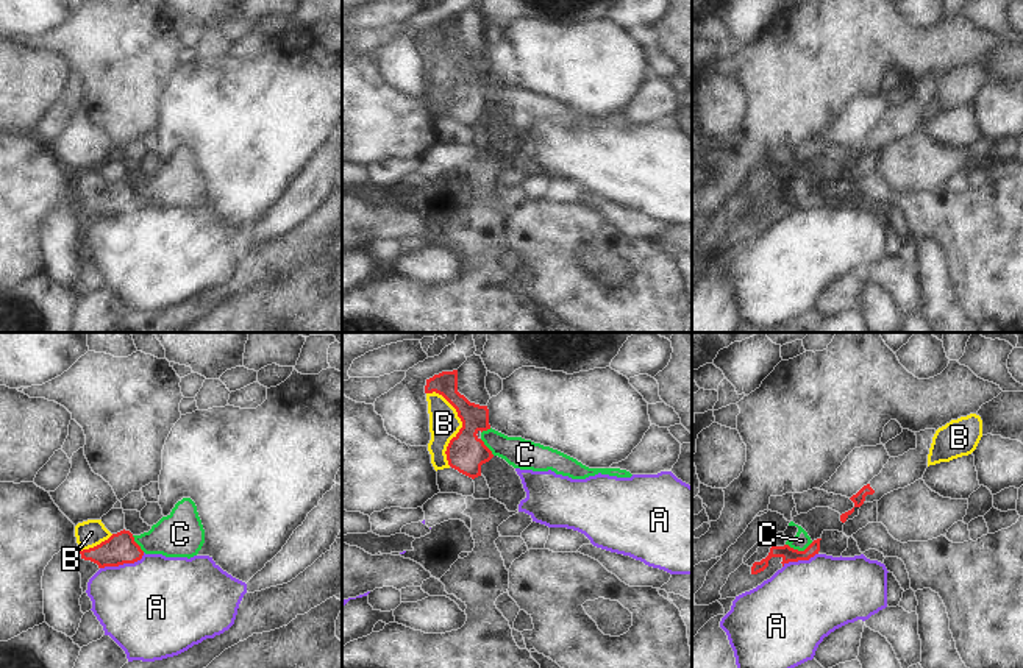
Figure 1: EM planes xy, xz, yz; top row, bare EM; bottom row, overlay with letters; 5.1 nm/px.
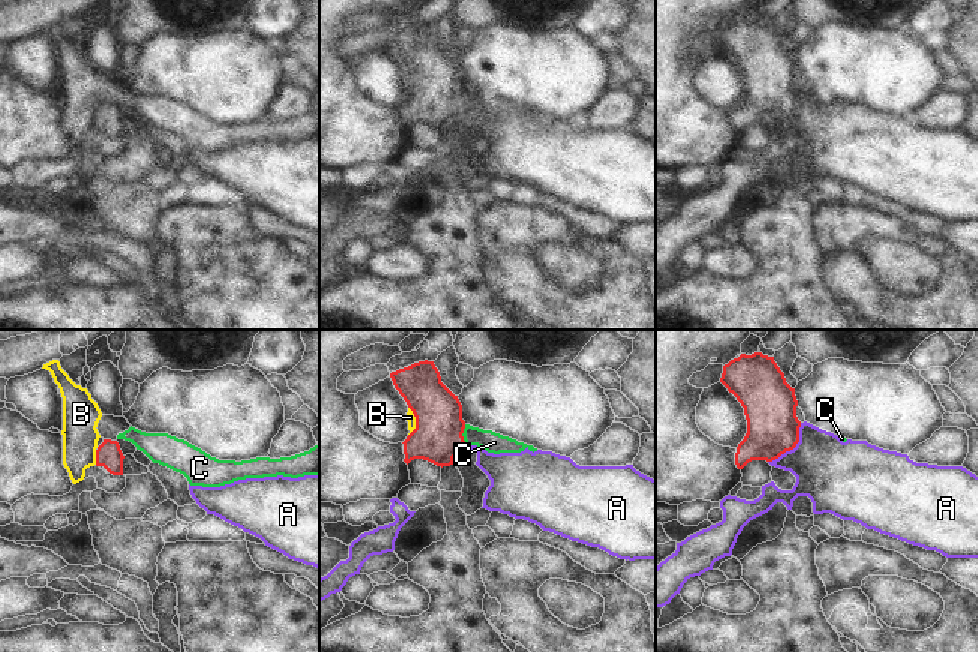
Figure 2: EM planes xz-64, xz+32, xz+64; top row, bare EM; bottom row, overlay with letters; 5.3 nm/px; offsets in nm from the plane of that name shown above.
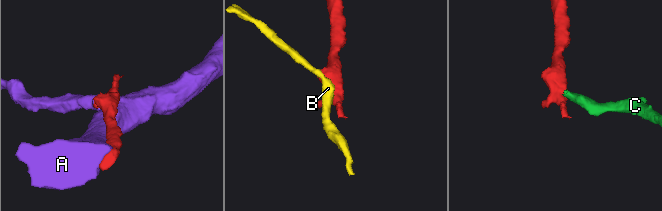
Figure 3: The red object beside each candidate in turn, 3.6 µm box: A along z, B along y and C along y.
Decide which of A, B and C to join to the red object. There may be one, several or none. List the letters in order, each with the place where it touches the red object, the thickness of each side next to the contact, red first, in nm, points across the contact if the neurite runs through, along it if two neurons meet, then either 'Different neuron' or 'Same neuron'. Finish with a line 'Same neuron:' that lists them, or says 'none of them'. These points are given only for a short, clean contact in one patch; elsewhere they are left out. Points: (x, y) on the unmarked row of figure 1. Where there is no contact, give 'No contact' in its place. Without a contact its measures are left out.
A: Touches red at xy (122, 214). Thickness 160 nm (red) against 460 nm. Different neuron
B: Touches red at xz (463, 74). Thickness 200 nm (red) against 160 nm. Boundary: xz (427, 42), (441, 46), (461, 72), (445, 102), (450, 116). Different neuron
C: Touches red at yz (797, 200). Thickness 80 nm (red) against 90 nm. Boundary: yz (812, 192), (803, 200), (794, 200), (786, 195). Different neuron
Same neuron: none of them

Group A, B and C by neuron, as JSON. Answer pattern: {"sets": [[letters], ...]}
{"sets": [["A"], ["B", "C"]]}

